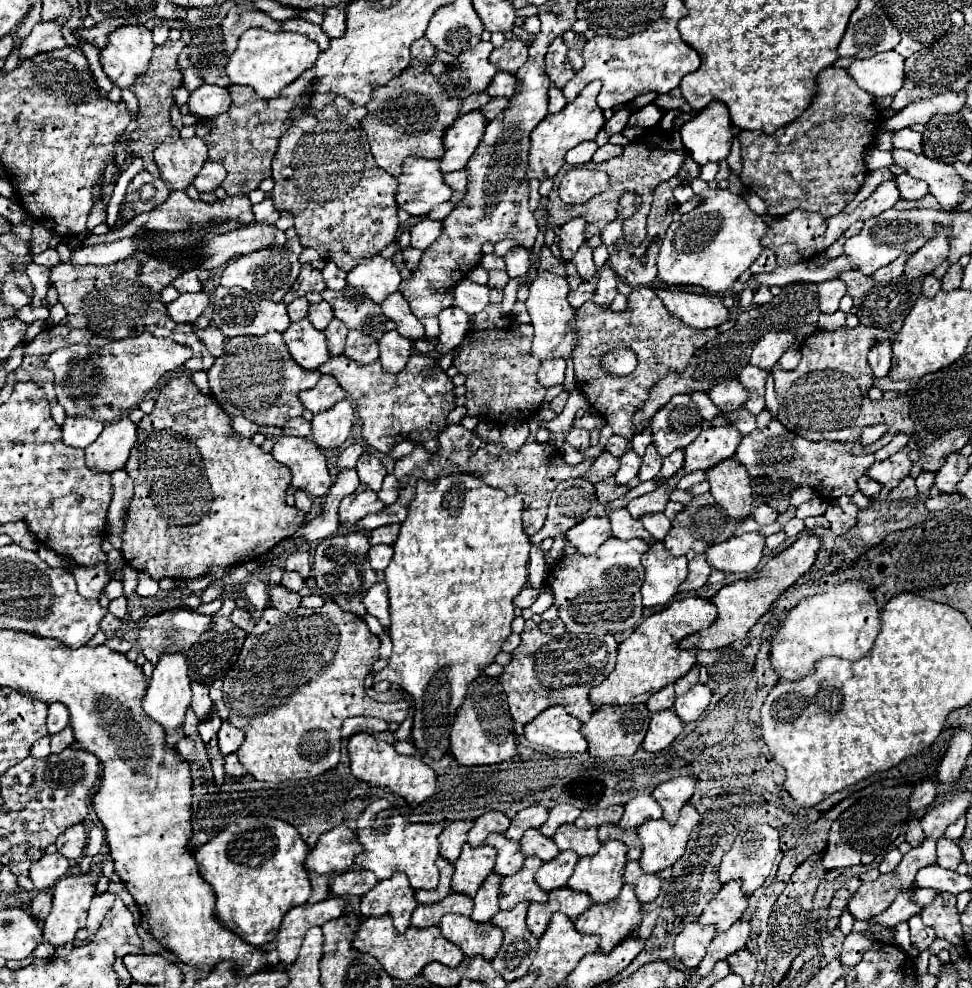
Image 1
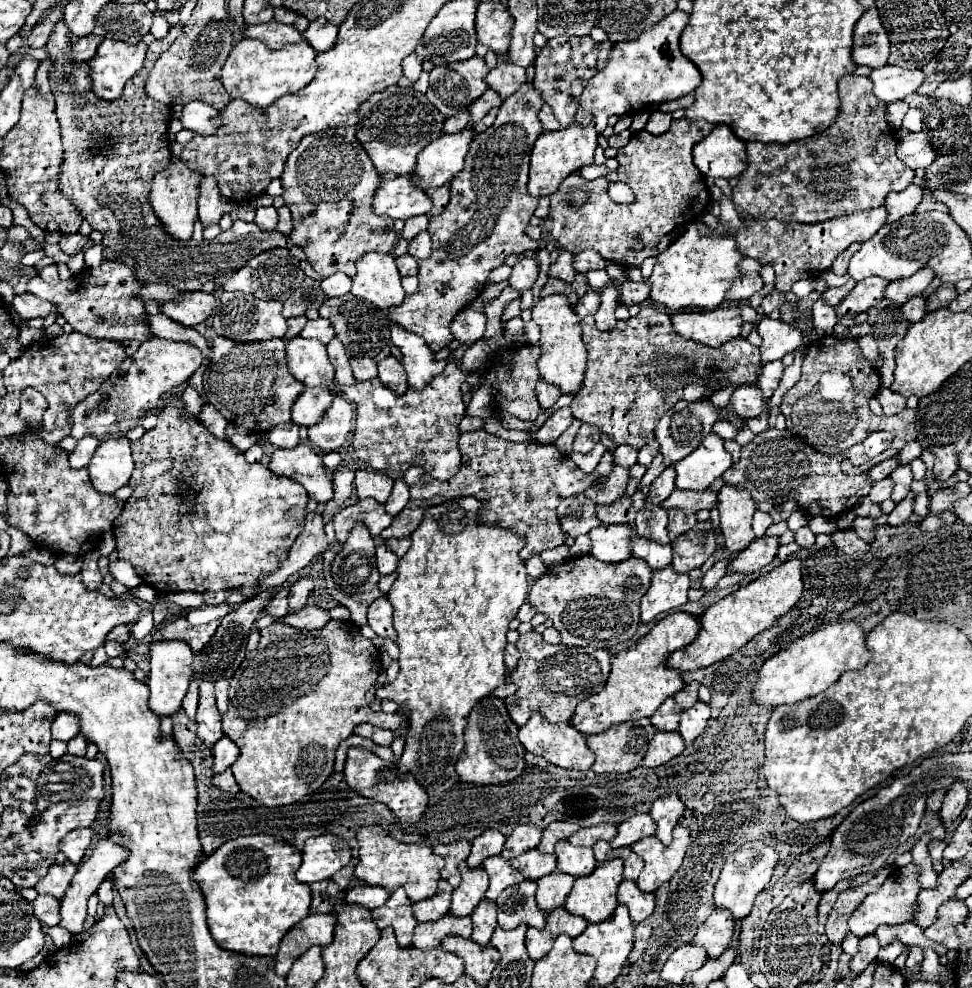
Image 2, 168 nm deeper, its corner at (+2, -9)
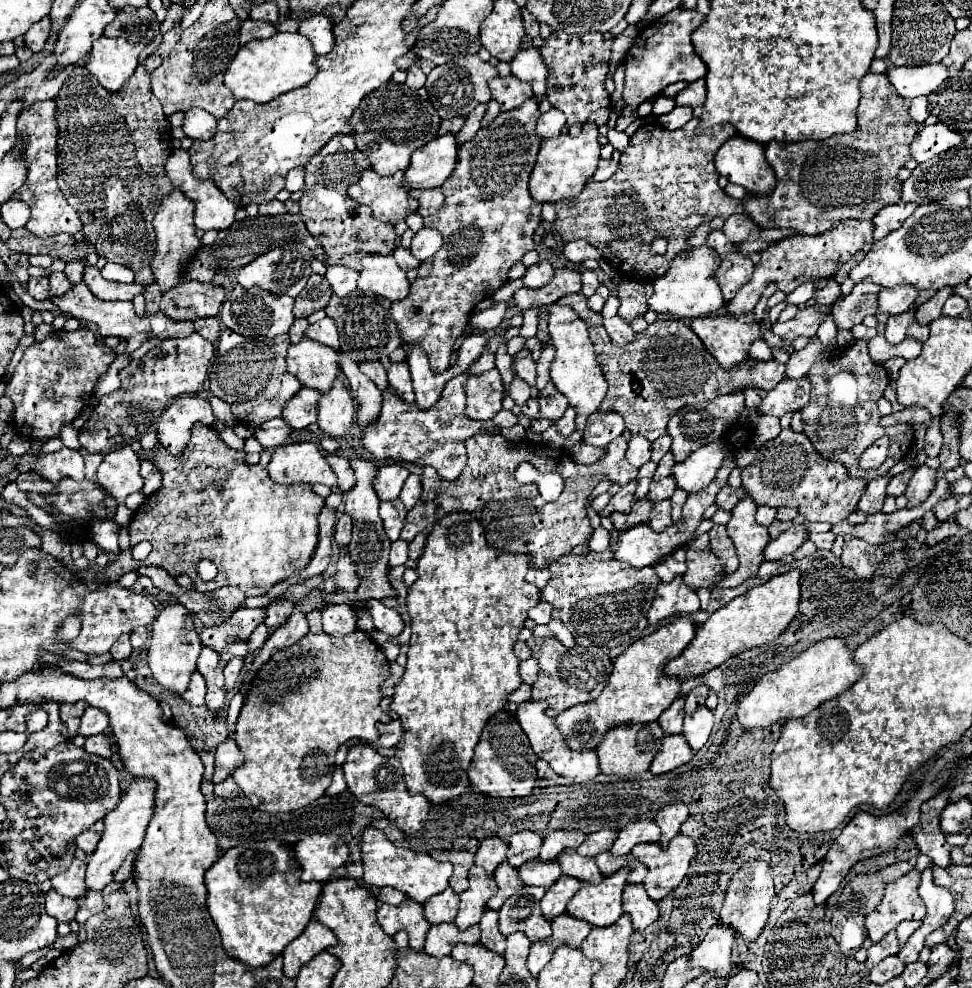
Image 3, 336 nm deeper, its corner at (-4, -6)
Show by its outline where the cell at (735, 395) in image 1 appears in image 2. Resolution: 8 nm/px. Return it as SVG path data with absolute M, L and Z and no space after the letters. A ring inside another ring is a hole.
M742 385L734 391L730 407L734 409L736 415L740 417L758 417L764 413L764 409L770 409L768 401L764 401L764 395L760 391L760 387L756 385ZM766 403L766 405L764 405Z

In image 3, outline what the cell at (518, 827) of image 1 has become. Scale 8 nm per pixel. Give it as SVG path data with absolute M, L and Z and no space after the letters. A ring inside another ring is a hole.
M522 830L516 832L508 842L508 864L510 866L522 866L526 860L532 860L538 856L542 844L542 836L538 832Z

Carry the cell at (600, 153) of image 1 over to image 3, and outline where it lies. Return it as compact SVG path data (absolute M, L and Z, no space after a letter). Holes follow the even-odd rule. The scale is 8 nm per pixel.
M600 160L598 162L598 170L594 172L594 176L592 176L592 180L598 180L598 182L602 182L602 180L608 180L614 172L618 170L618 162L616 160Z

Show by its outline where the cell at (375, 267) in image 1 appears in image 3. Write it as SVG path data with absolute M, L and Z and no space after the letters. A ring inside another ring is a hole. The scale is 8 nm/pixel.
M370 254L362 258L362 272L358 278L358 290L374 292L390 302L404 300L410 290L406 272L396 264L394 256Z

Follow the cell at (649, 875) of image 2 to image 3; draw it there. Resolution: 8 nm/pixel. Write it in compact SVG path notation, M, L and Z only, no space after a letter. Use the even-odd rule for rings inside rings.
M678 834L668 848L662 848L660 842L636 844L636 848L632 848L632 854L648 866L644 888L654 902L662 900L672 888L680 884L696 852L694 840L686 834Z

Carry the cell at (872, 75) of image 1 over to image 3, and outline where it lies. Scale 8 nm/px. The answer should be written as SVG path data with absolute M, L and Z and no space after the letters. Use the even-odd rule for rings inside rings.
M942 64L928 66L906 66L906 68L888 68L886 72L890 84L896 88L898 96L918 98L934 92L946 78L946 68Z

